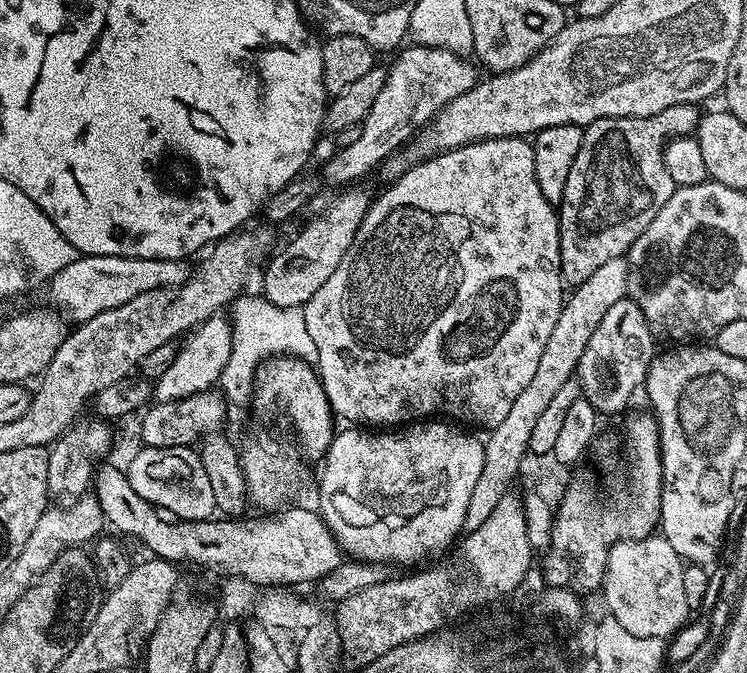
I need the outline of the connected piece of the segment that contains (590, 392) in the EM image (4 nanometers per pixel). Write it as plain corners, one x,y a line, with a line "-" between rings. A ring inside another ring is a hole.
631,298
615,302
599,322
594,334
582,352
577,363
575,379
580,381
583,399
590,402
597,412
620,412
628,404
628,399
643,389
648,376
648,367
652,357
657,355
657,337
653,336
646,318

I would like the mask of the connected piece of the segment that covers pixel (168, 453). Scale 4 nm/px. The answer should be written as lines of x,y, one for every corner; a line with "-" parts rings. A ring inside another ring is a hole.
142,446
126,466
128,481
134,492
153,507
188,521
211,519
216,512
216,499
200,460
199,453
182,447
156,448
-
168,511
168,512
167,512

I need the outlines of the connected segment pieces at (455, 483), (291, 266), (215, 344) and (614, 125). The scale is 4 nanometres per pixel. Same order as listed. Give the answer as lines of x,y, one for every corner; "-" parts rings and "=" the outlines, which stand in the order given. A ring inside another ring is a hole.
429,418
419,426
404,426
399,430
365,430
360,426
348,426
345,429
345,432
337,431
333,435
328,452
324,455
322,461
324,469
320,472
320,505
318,505
318,511
320,517
326,522
326,526
336,535
341,549
353,561
380,563
387,566
412,564
415,560
426,559
431,552
436,552
439,548
446,547
452,539
455,541
461,535
463,519
466,517
466,508
474,491
474,484
476,479
481,477
482,473
485,441
481,437
471,436
470,433
463,432
463,430
468,431
463,427
453,426
451,423
445,422
440,418
=
348,186
343,189
325,207
322,218
312,218
308,225
273,258
264,272
262,295
274,306
303,309
304,305
318,294
318,290
330,279
330,274
338,270
338,262
346,258
346,250
354,242
354,234
368,213
370,196
360,186
=
217,314
202,322
183,337
172,362
153,385
153,399
160,404
174,404
199,392
215,389
220,383
226,358
230,358
232,322
227,315
-
184,343
184,345
182,344
=
679,104
649,116
607,116
601,120
595,120
593,124
584,128
584,141
578,150
578,158
574,158
574,166
570,166
570,174
566,174
564,194
561,196
558,205
558,215
560,217
560,275
563,276
565,285
577,286
582,284
594,274
594,270
600,269
606,262
623,257
629,246
638,238
638,234
642,234
642,230
646,230
646,226
650,226
650,222
654,222
654,214
658,214
661,206
666,202
670,202
670,198
676,193
678,187
674,182
674,178
670,178
670,171
666,168
666,162
664,161
665,145
676,137
691,137
695,133
696,127
700,125
701,115
701,109
697,105

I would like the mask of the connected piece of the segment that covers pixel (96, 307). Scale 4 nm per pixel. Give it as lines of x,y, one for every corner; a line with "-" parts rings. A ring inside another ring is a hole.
81,255
63,267
49,281
51,303
73,321
83,322
98,313
125,305
131,298
149,290
173,288
188,280
187,261
174,259
140,259
125,256

